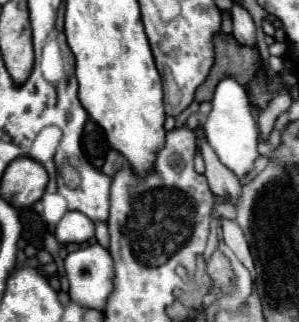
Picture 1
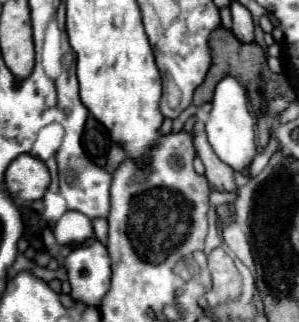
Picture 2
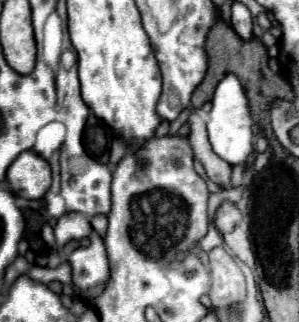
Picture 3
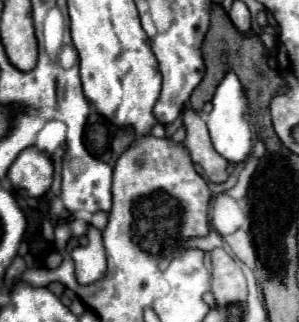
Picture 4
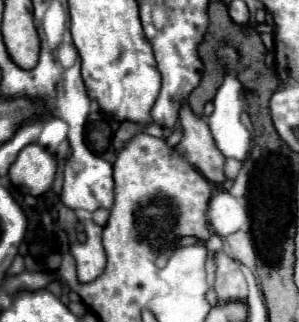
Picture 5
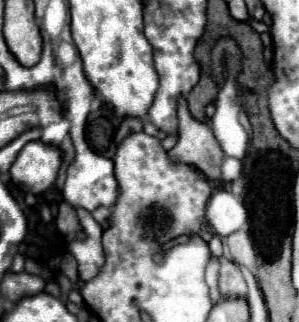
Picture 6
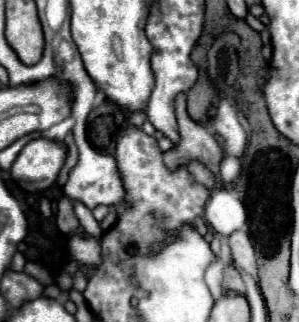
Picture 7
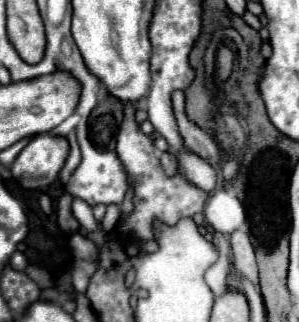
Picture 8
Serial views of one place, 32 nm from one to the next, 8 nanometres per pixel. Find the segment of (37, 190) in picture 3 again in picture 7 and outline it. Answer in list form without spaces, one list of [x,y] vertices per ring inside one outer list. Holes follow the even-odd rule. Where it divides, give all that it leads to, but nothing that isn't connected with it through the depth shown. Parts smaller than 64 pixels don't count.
[[[36,138],[22,148],[10,168],[10,174],[16,182],[24,180],[30,184],[42,184],[42,190],[46,190],[54,184],[64,164],[64,156],[66,148],[62,142]]]

